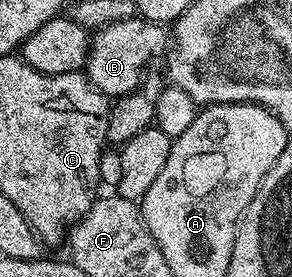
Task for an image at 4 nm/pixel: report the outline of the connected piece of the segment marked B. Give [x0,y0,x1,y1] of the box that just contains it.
[84,17,168,97]

